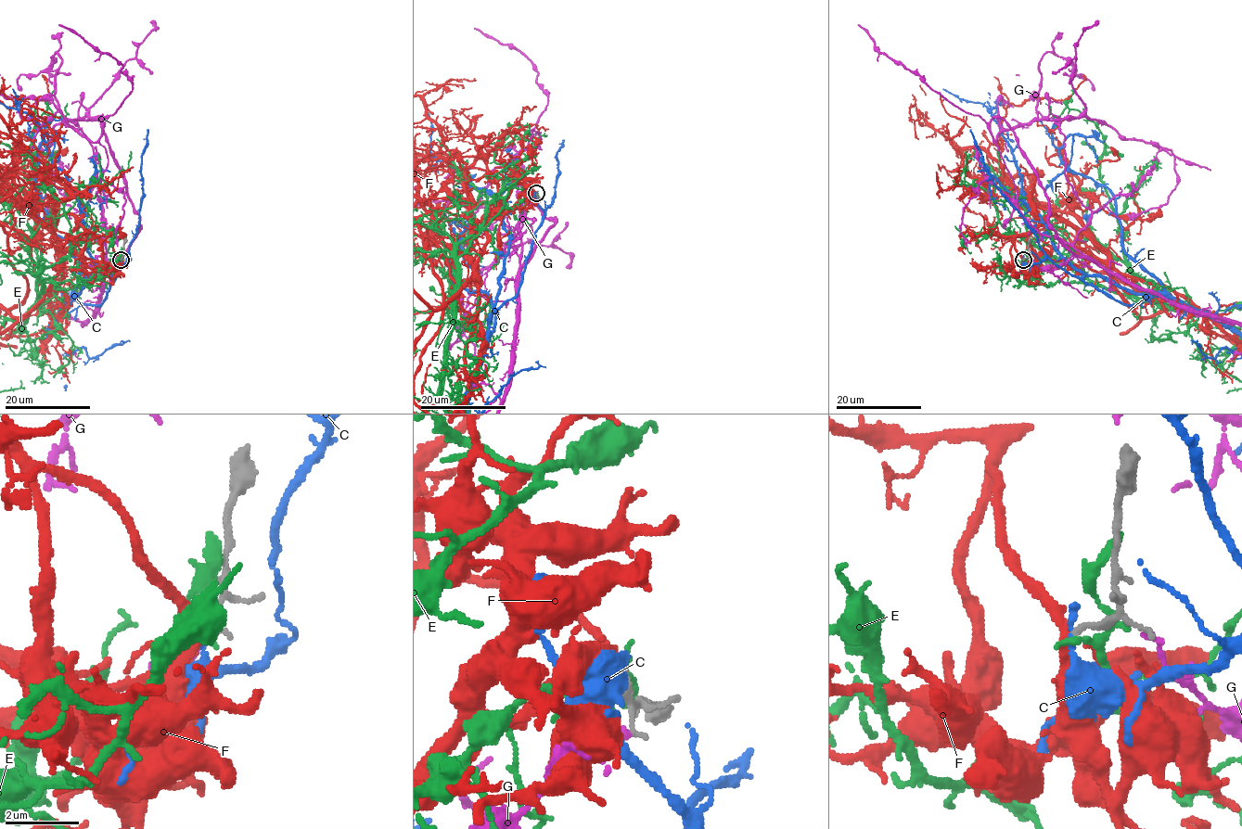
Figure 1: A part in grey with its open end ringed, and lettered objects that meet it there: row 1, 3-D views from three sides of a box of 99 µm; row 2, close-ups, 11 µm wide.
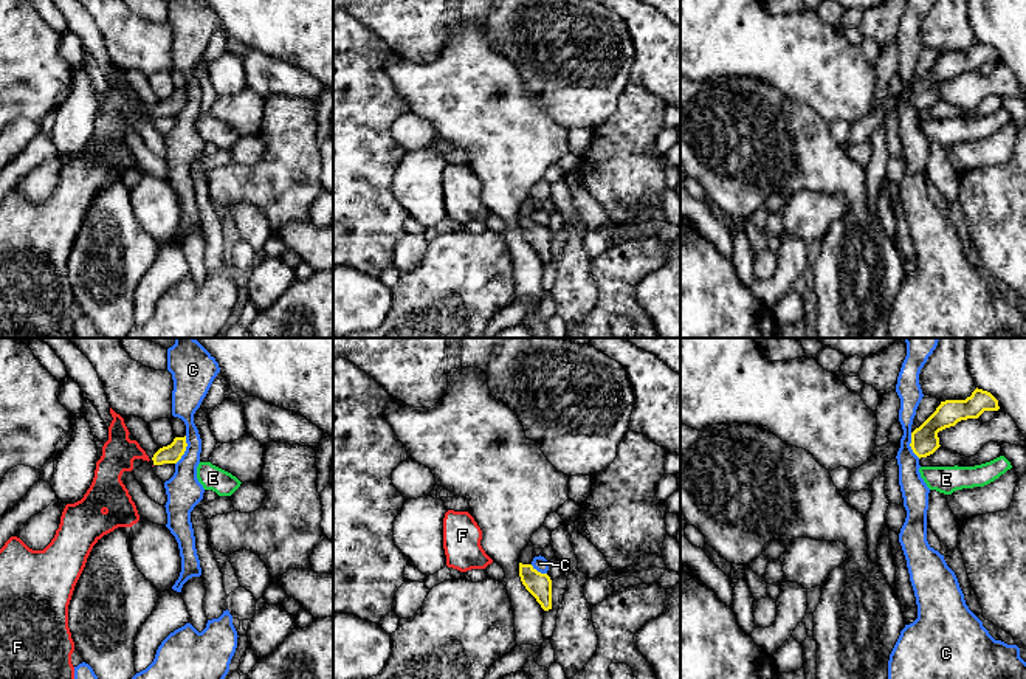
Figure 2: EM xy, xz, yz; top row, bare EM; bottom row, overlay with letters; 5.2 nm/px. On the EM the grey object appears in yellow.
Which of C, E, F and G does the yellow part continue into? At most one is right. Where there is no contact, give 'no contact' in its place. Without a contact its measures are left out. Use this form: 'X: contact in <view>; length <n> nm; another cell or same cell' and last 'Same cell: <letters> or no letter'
C: contact in xy; length 160 nm; another cell
E: no contact; another cell
F: no contact; same cell
G: no contact; another cell
Same cell: F

